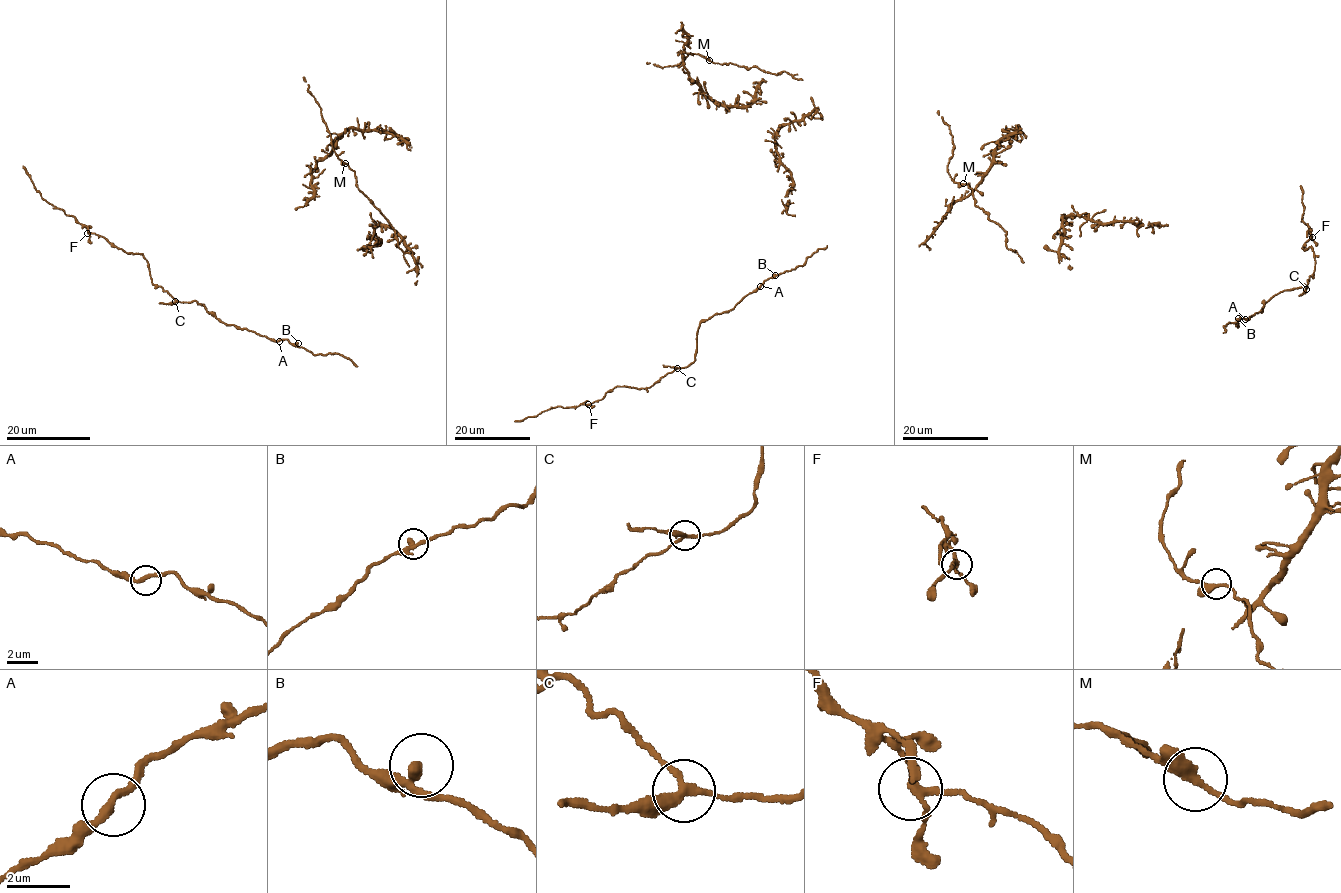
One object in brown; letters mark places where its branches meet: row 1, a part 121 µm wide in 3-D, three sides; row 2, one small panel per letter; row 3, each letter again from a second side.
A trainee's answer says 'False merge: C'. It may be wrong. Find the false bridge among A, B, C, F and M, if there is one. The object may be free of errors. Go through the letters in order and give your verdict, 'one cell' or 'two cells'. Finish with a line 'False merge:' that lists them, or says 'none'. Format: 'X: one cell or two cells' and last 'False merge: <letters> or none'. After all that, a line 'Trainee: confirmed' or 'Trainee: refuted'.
A: one cell
B: one cell
C: two cells
F: one cell
M: one cell
False merge: C
Trainee: confirmed

